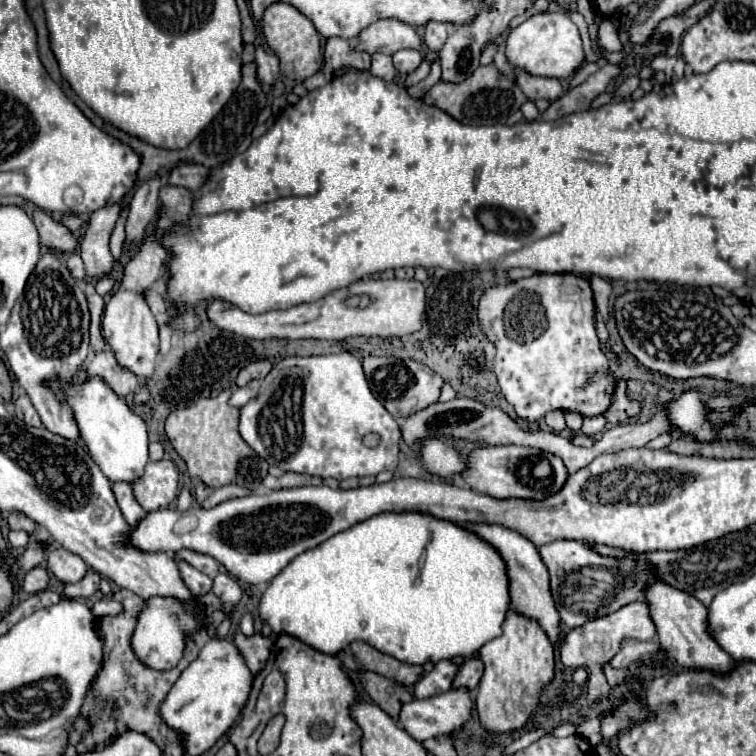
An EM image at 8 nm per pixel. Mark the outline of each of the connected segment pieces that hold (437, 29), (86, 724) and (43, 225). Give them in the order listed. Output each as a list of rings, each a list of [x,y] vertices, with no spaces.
[[[431,21],[431,23],[425,25],[423,41],[425,41],[425,45],[427,45],[433,53],[437,53],[437,51],[443,47],[445,39],[447,39],[447,25],[445,25],[445,23],[435,23],[435,21]]]
[[[83,716],[77,718],[77,720],[73,724],[73,733],[71,733],[71,739],[69,739],[69,741],[71,741],[71,743],[69,743],[69,747],[71,747],[71,745],[75,747],[75,745],[77,745],[79,741],[81,741],[81,737],[83,737],[83,734],[90,728],[91,724],[87,718]]]
[[[35,209],[33,221],[37,225],[43,247],[47,247],[51,251],[63,251],[63,253],[73,253],[77,249],[77,245],[79,245],[77,237],[65,225],[61,225],[53,217],[45,215],[45,211]]]

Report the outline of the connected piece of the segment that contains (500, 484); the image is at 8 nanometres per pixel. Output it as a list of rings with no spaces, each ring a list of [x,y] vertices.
[[[493,445],[493,447],[475,447],[465,457],[465,469],[461,479],[477,493],[487,493],[497,499],[507,497],[525,497],[525,499],[543,499],[559,491],[569,477],[563,461],[555,455],[519,445]]]

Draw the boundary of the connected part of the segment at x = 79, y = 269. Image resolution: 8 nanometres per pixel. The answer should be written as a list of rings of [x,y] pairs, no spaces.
[[[73,253],[73,255],[69,255],[69,259],[67,259],[67,269],[71,271],[71,275],[73,275],[77,281],[83,281],[83,279],[85,279],[83,261],[81,261],[79,253]]]

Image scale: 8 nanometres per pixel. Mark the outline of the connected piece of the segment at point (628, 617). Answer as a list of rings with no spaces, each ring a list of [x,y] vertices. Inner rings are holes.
[[[629,603],[625,607],[621,607],[619,611],[605,615],[601,619],[589,621],[583,627],[573,629],[571,633],[567,633],[563,637],[563,641],[559,643],[561,647],[561,661],[567,667],[585,667],[587,671],[591,671],[589,675],[589,695],[587,695],[587,705],[595,705],[597,701],[601,701],[607,693],[609,693],[609,685],[605,675],[601,673],[601,665],[609,663],[619,651],[621,651],[621,643],[625,639],[635,639],[635,641],[651,641],[655,637],[655,623],[651,623],[651,609],[647,607],[647,603]]]

